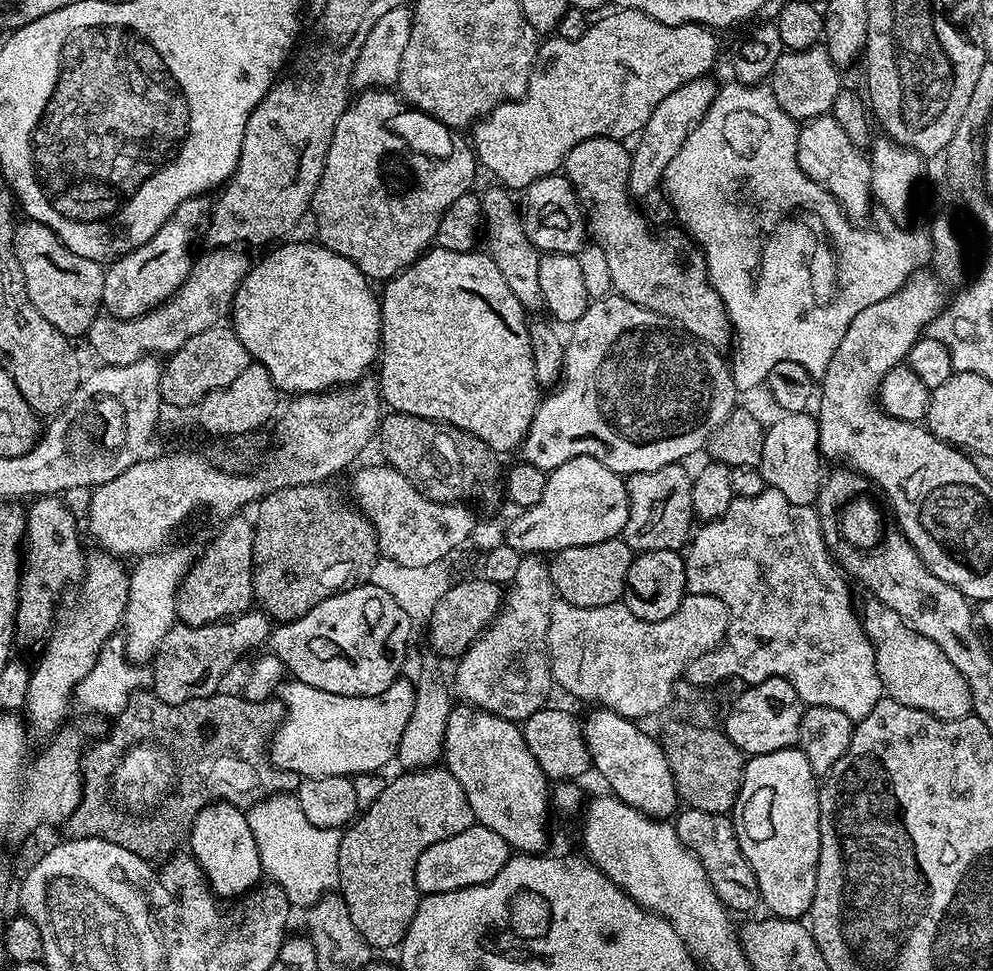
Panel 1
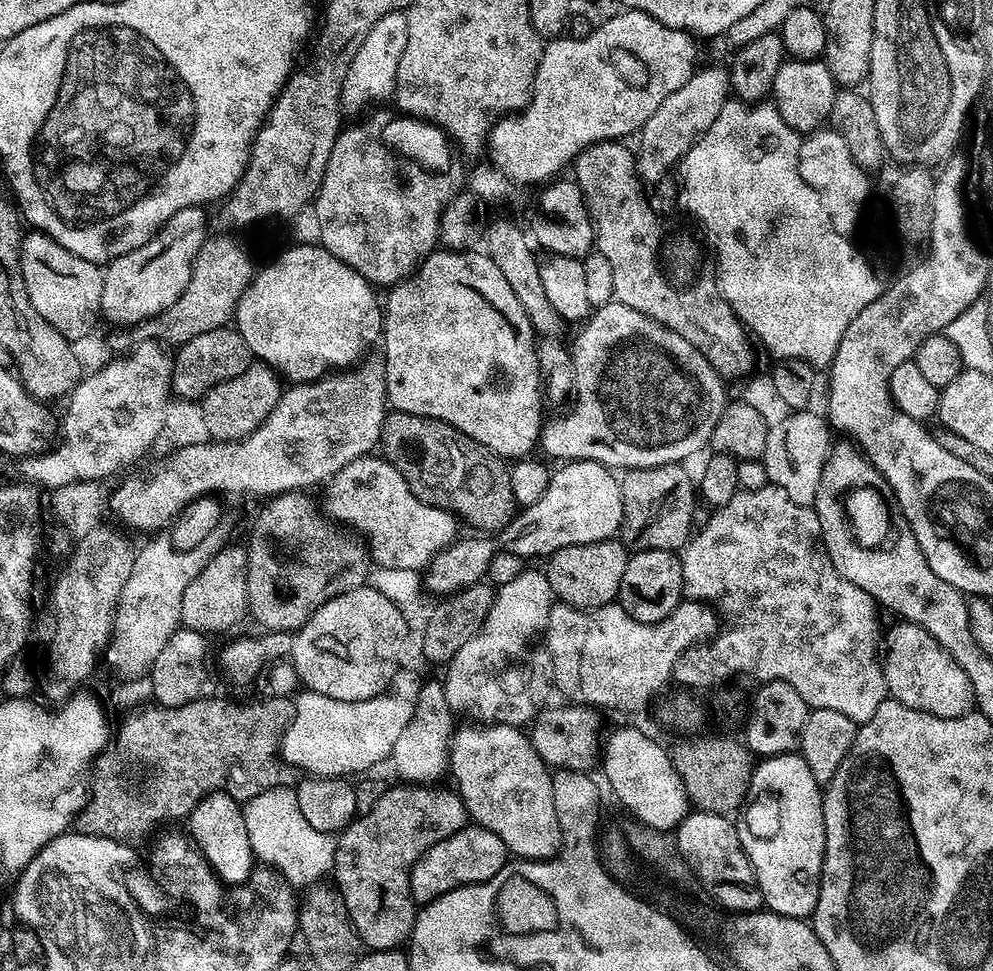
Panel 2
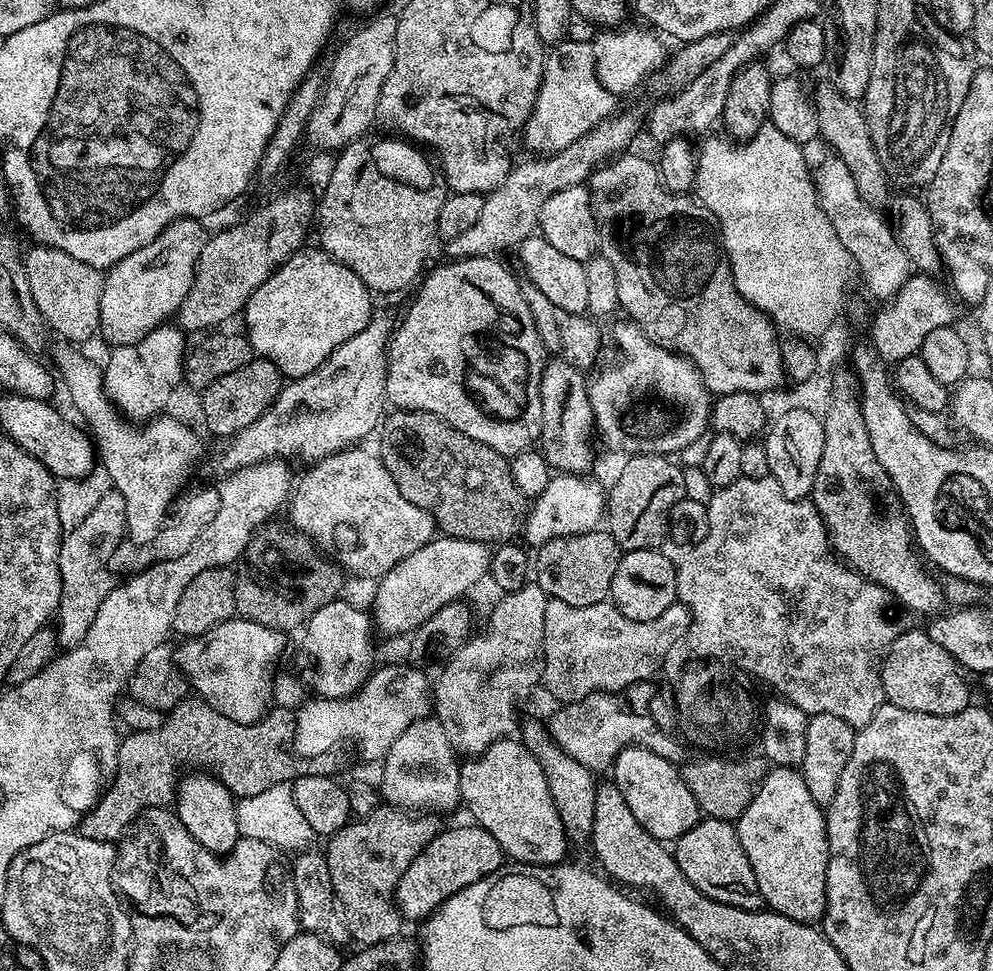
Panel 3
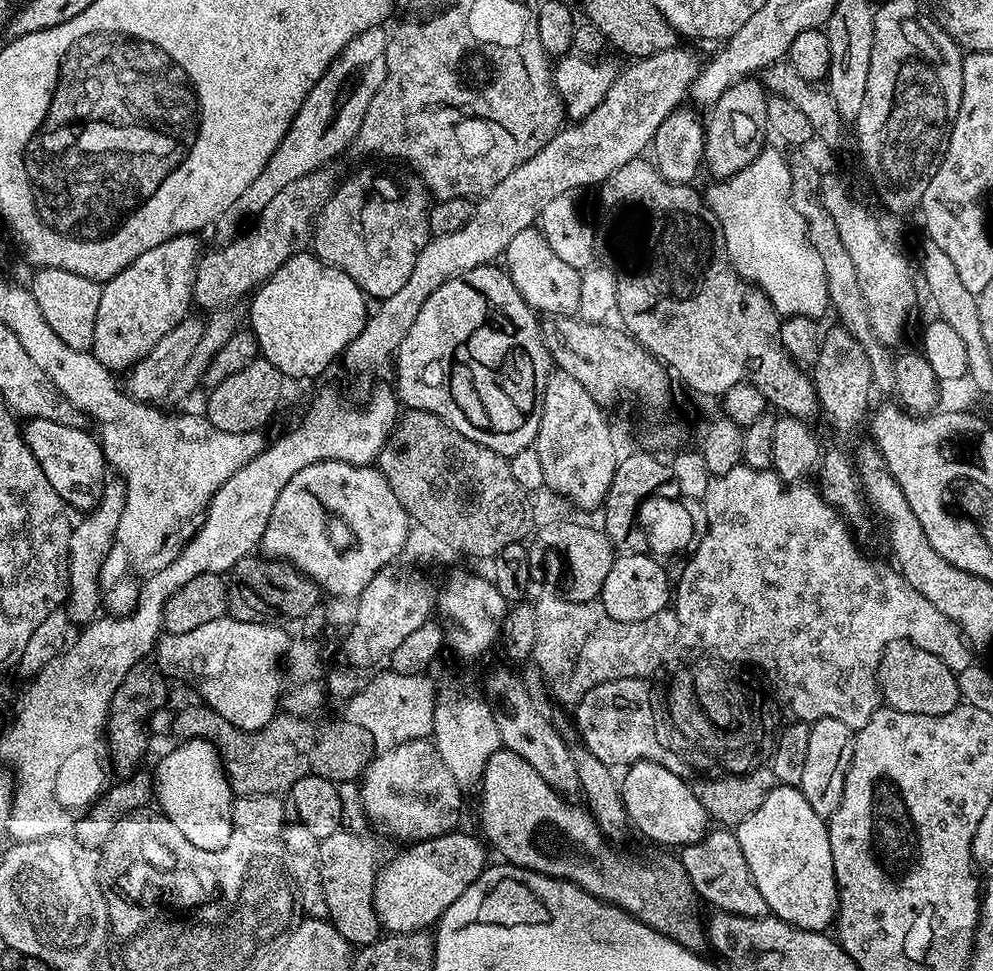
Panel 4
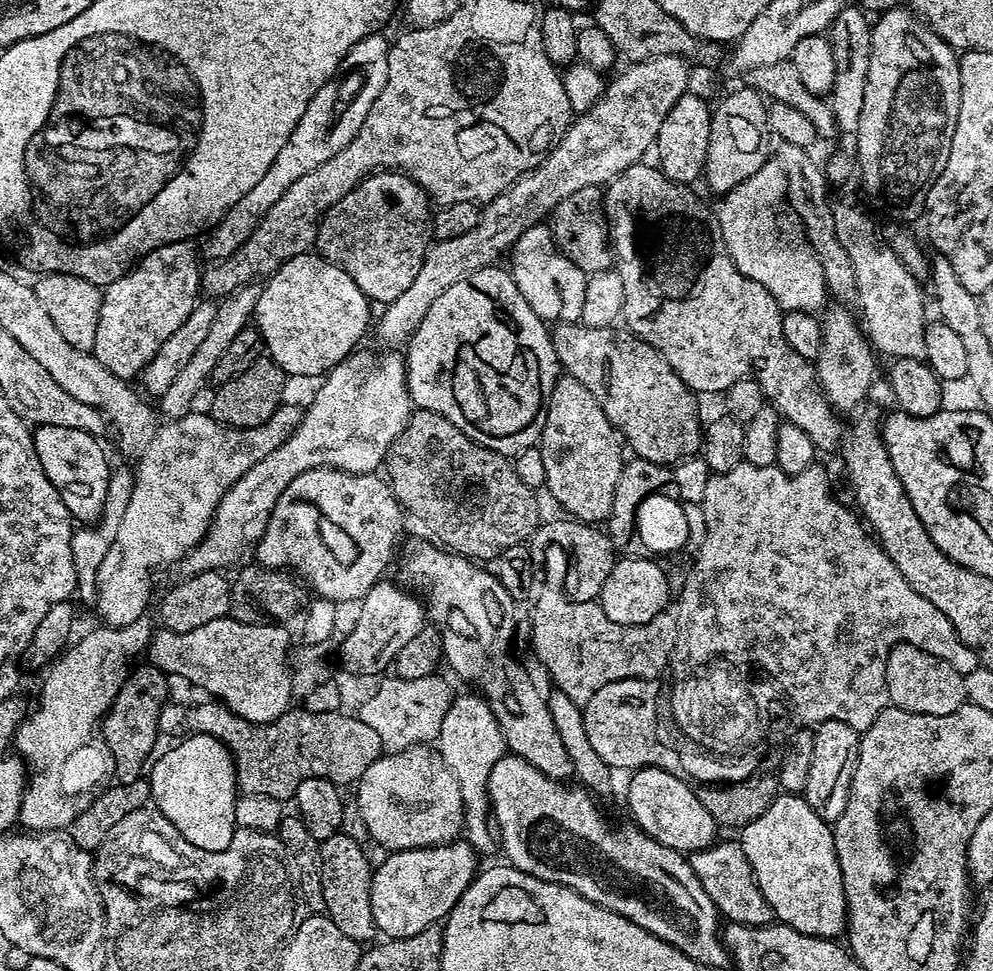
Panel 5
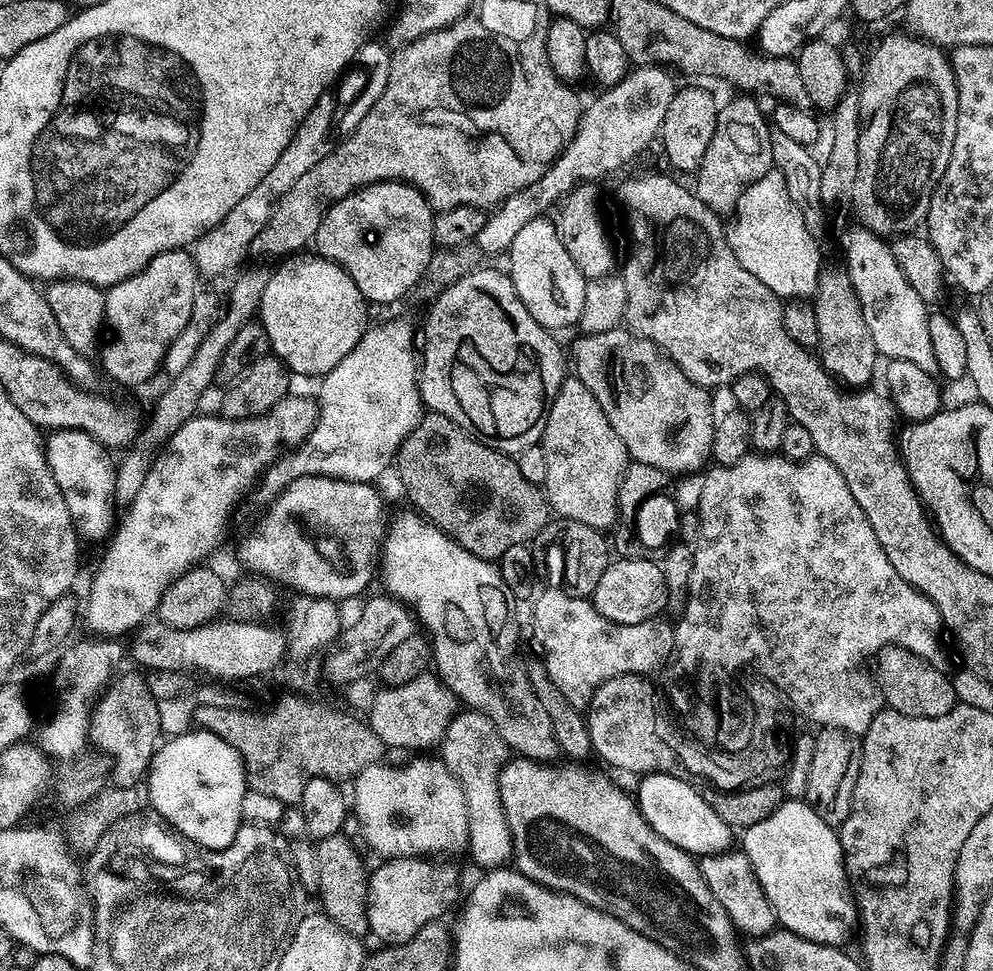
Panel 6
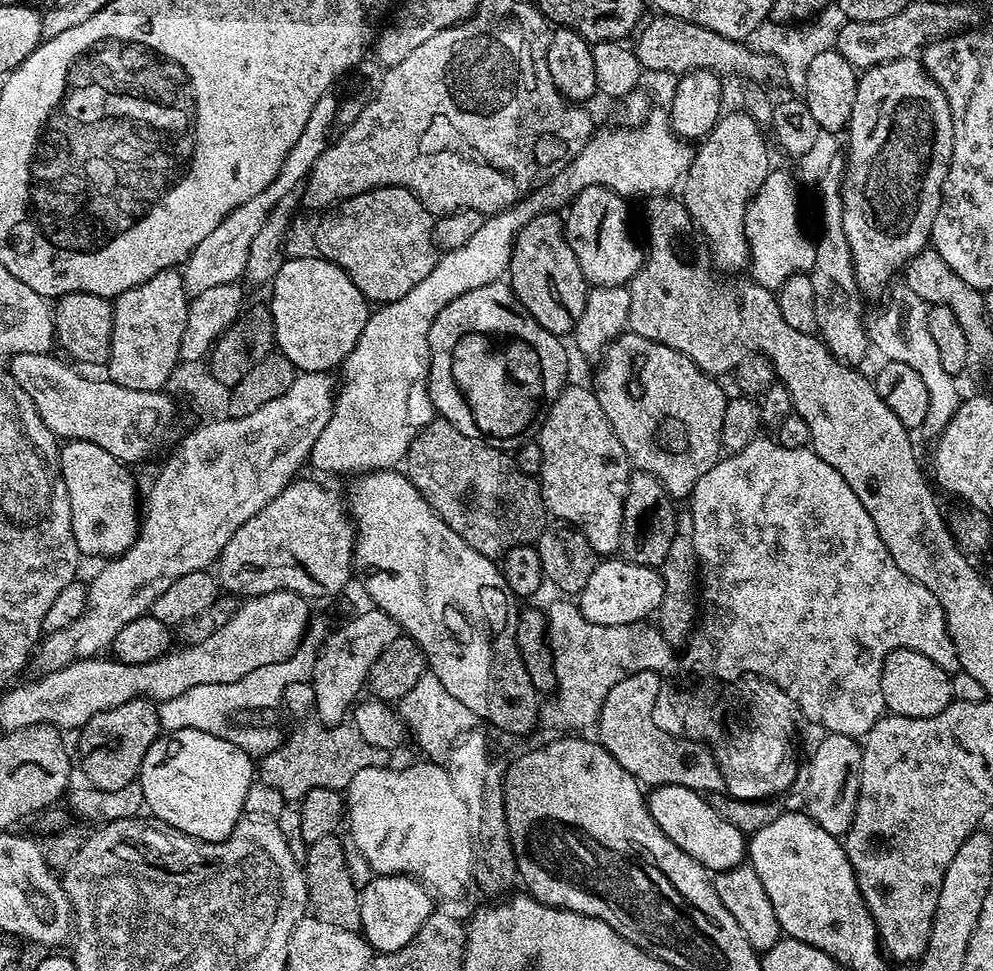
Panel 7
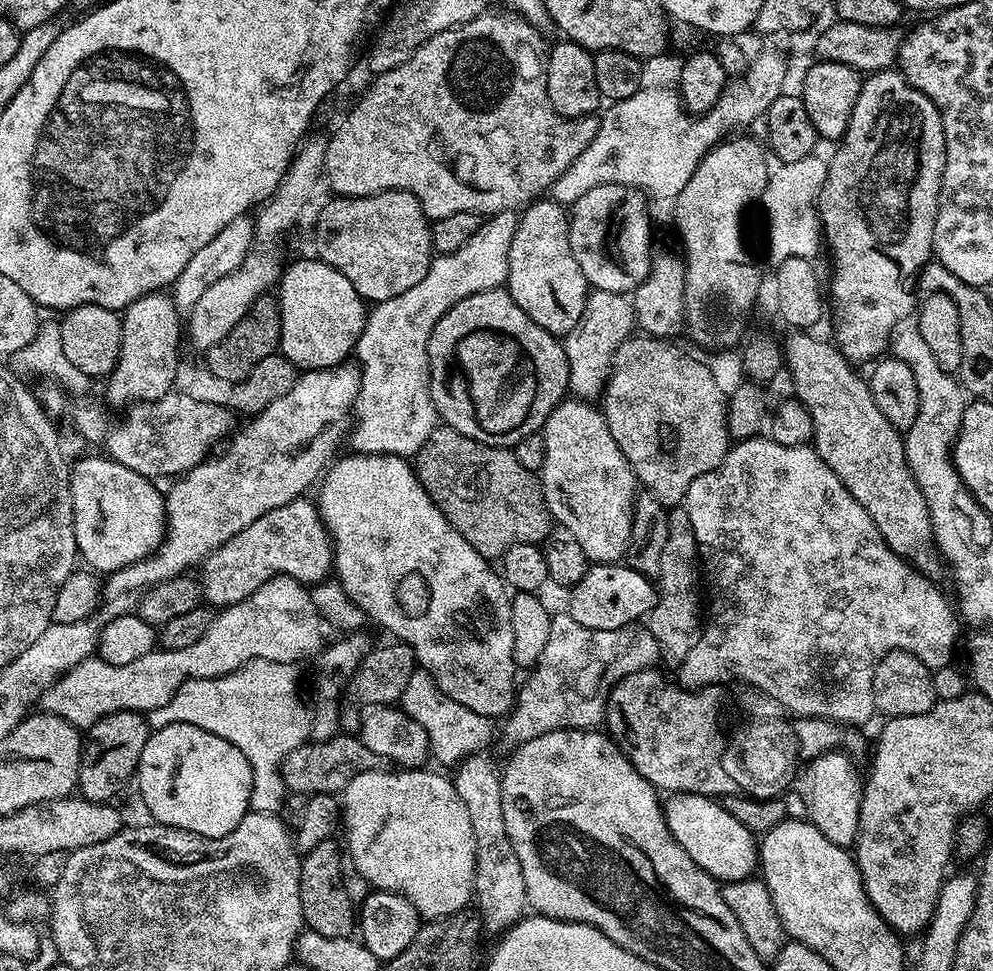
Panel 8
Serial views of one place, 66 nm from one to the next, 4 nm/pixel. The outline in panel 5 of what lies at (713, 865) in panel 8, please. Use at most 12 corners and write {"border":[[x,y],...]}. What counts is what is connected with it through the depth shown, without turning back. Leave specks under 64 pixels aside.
{"border":[[635,769],[628,808],[662,846],[712,847],[718,825],[693,785]]}

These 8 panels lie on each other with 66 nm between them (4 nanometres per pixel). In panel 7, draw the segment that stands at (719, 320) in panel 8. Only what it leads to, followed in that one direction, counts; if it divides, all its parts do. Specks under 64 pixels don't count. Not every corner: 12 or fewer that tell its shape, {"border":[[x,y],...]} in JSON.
{"border":[[725,111],[682,177],[717,269],[749,267],[744,215],[770,171],[756,118]]}

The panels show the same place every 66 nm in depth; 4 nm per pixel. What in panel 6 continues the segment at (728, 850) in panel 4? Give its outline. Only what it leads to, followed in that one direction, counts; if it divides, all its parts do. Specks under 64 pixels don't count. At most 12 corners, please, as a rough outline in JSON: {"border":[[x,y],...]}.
{"border":[[743,850],[701,856],[737,933],[777,931],[774,906]]}

